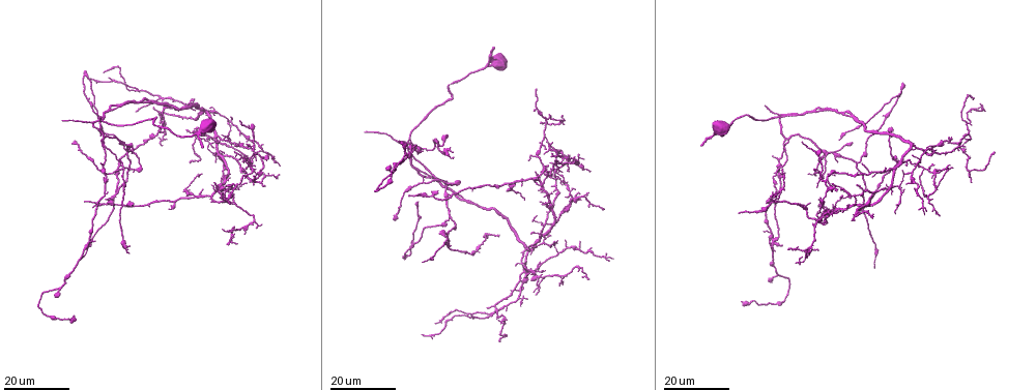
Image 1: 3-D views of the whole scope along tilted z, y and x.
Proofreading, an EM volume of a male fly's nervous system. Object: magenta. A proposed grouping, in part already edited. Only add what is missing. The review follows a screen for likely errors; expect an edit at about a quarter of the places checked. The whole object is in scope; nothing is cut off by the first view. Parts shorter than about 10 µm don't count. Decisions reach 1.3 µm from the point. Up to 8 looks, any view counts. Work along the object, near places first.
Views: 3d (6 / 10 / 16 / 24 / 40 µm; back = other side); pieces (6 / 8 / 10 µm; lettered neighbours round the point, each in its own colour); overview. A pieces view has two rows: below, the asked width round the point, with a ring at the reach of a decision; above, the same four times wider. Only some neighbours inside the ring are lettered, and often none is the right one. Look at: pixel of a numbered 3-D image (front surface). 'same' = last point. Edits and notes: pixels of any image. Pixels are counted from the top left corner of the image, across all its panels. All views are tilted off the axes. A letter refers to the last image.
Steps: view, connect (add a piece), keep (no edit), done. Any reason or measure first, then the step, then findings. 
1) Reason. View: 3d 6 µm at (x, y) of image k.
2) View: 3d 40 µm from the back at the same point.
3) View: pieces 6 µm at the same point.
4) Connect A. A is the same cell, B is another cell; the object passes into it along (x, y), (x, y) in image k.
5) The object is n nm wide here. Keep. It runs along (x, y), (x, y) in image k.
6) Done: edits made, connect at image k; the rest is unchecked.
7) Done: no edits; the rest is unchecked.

Branch stops here. View: 3d 24 µm at (64, 119) of image 1.

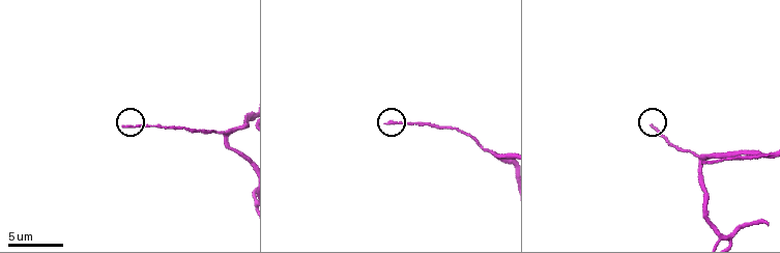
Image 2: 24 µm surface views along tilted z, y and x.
View: pieces 8 µm at (387, 124) of image 2.

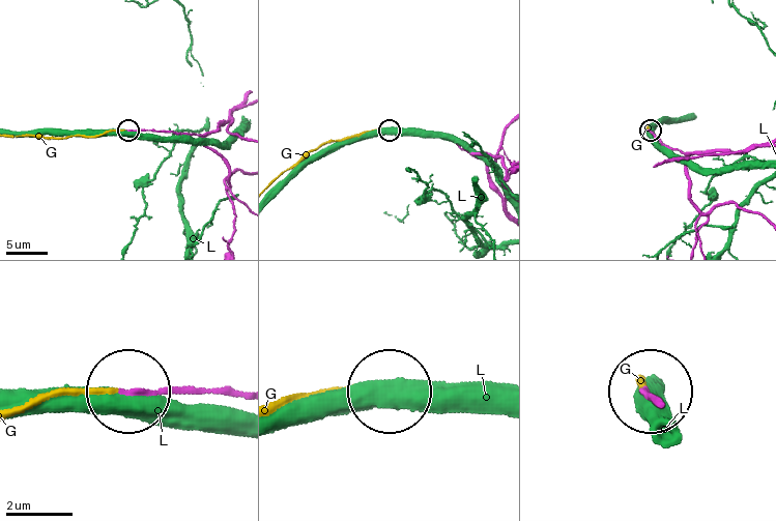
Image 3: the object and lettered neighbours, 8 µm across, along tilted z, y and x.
The object is 150 nm wide here. Connect G. G is the same cell, L is another cell; the neuron continues.

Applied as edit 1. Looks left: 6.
View: 3d 16 µm at (85, 201) of image 1.

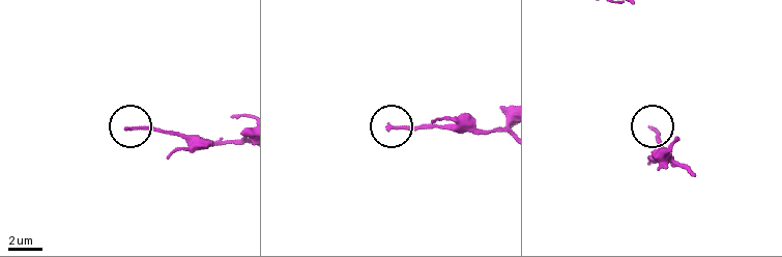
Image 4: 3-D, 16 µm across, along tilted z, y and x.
View: pieces 8 µm at (387, 126) of image 4.

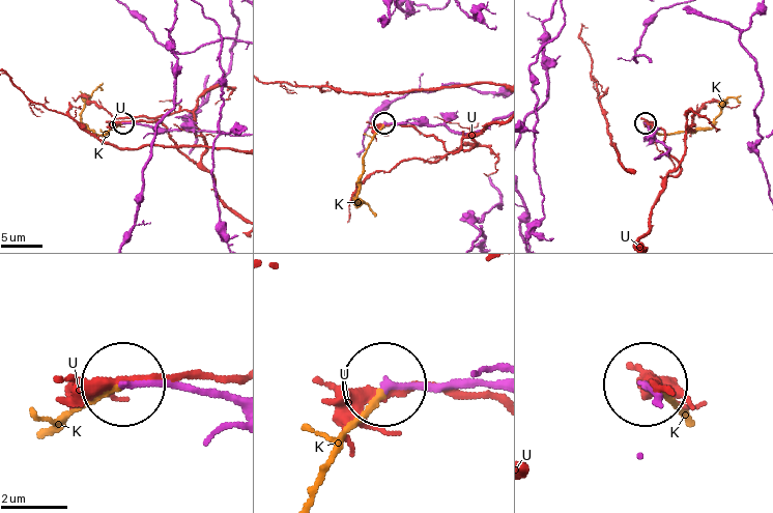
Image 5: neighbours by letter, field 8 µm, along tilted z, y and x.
Connect K. K is the same cell, U is another cell; the object passes into it along (473, 386), (399, 386), (375, 398), (312, 496) in image 5; it goes on there.

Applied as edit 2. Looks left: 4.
See it whole again. View: overview.

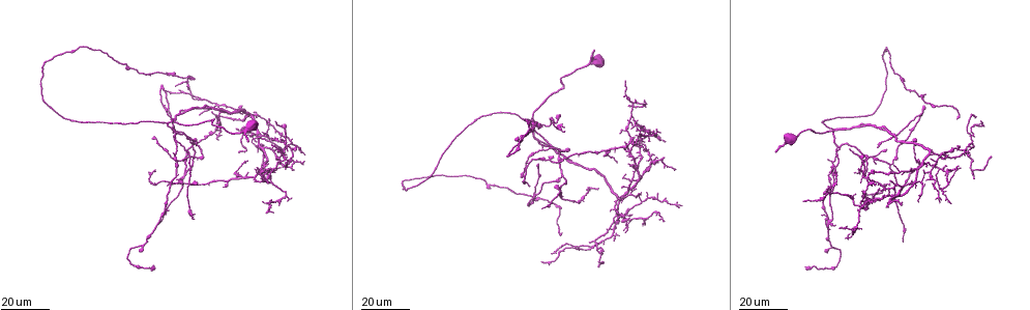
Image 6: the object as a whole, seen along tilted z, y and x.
Long arm stops here. View: 3d 24 µm at (563, 233) of image 6.

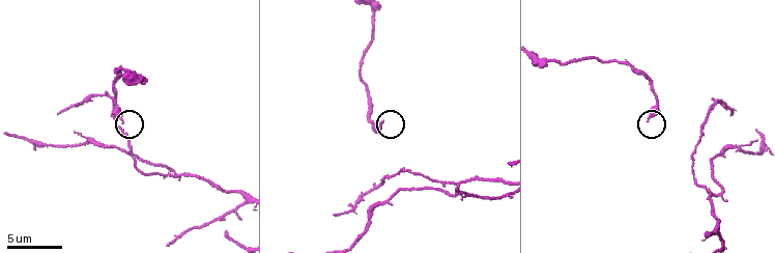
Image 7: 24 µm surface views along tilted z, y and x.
View: pieces 8 µm at (121, 122) of image 7.

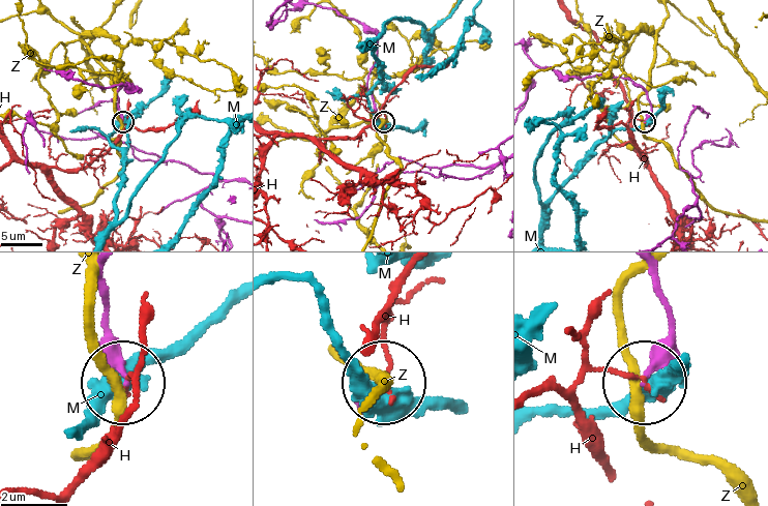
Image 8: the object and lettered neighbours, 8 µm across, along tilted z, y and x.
The object is 180 nm wide here. Keep. H, M and Z are other cells; no lettered piece goes on from it.

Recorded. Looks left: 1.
Branch stops here. View: pieces 10 µm at (227, 230) of image 7.

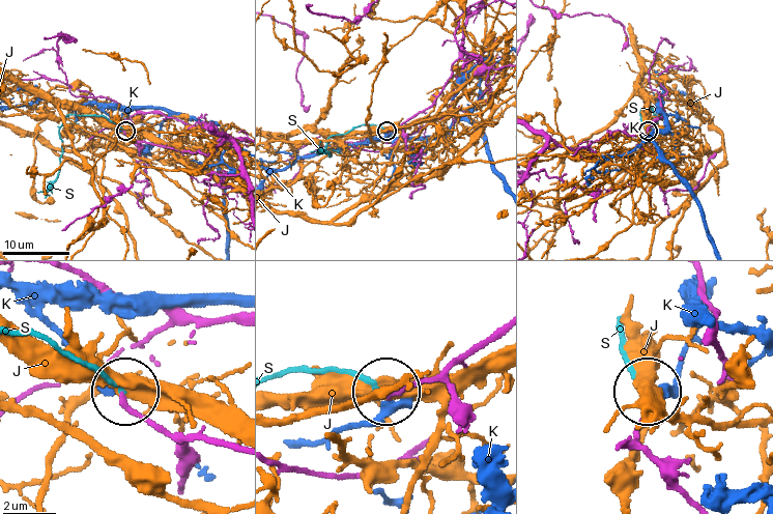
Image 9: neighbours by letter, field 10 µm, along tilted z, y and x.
Connect S. S is the same cell, J and K are other cells; the object passes into it along (142, 142), (104, 117), (70, 115), (59, 130), (62, 155) in image 9; it goes on there.

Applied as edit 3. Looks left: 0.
Done: edits made, connect at image 3, connect at image 5, connect at image 9; the rest is unchecked.

